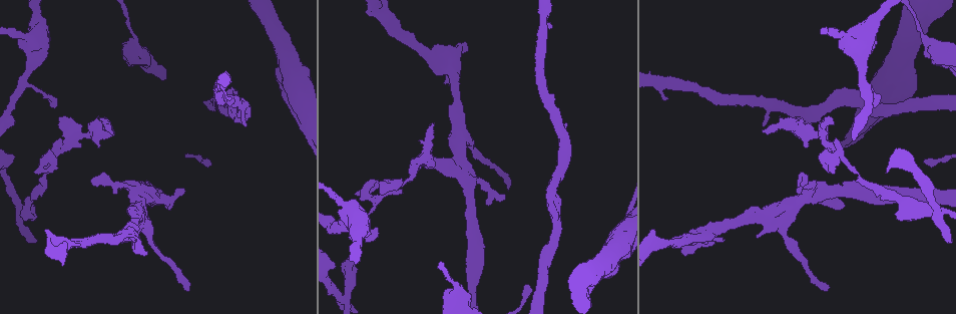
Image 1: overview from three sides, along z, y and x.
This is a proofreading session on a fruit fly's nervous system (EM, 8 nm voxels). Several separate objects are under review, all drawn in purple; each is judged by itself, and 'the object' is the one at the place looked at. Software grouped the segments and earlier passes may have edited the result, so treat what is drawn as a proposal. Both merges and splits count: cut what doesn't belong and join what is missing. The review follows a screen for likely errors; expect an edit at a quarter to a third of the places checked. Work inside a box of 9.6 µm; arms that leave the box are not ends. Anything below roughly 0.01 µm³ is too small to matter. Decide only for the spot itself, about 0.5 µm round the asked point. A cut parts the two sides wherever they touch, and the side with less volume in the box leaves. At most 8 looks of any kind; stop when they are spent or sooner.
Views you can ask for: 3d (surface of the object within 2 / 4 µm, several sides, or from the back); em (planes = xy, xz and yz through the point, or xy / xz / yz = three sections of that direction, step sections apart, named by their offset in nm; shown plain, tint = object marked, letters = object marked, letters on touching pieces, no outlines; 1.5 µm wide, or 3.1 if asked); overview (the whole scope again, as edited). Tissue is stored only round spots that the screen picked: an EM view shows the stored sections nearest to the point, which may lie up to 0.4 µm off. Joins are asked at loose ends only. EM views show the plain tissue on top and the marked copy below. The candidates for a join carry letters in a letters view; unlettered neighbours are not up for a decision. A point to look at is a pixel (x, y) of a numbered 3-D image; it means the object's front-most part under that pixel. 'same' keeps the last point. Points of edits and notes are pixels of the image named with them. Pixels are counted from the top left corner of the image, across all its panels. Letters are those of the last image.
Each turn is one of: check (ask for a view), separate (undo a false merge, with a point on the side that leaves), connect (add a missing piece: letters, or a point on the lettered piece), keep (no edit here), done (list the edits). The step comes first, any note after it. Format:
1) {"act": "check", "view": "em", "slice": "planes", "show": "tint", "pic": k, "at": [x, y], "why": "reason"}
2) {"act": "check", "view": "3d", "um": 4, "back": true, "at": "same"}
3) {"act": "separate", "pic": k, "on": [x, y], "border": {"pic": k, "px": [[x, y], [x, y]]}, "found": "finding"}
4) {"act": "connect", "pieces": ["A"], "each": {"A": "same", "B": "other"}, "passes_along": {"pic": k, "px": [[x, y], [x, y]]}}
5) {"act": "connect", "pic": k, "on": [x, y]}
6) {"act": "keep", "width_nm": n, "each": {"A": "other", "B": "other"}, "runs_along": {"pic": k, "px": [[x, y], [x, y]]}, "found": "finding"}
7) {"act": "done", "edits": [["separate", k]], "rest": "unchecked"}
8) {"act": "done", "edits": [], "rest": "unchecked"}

{"act": "check", "view": "3d", "um": 4, "back": true, "pic": 1, "at": [345, 297], "why": "sharp bend"}

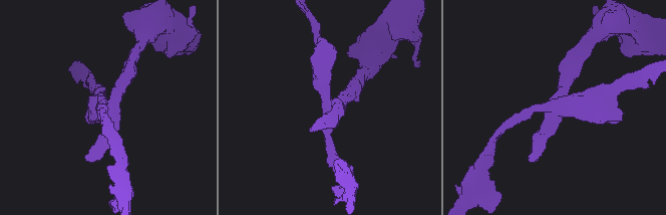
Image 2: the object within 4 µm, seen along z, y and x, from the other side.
{"act": "check", "view": "em", "slice": "xy", "step": 4, "show": "letters", "pic": 2, "at": [554, 106], "why": "shape alone is not enough"}

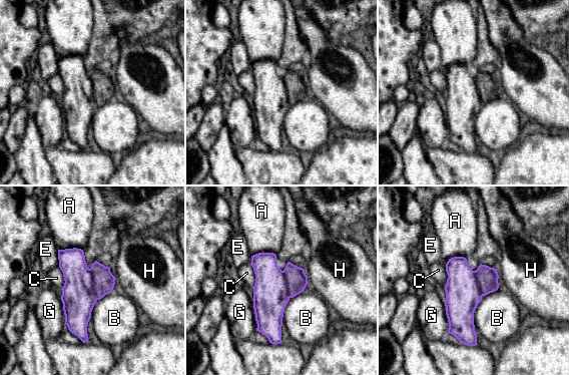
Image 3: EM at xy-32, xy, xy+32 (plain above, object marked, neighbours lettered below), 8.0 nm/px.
{"act": "separate", "pic": 3, "on": [103, 281], "each": {"A": "other", "B": "other", "C": "other", "E": "other", "G": "other", "H": "other"}, "border": {"pic": 3, "px": [[89, 269], [94, 296], [97, 299]]}, "found": "two cells meet here"}

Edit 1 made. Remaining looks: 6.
{"act": "check", "view": "3d", "um": 4, "pic": 1, "at": [343, 225], "why": "side arm on a straight run"}

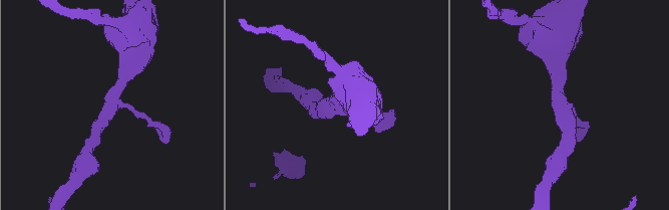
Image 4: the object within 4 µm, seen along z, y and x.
{"act": "check", "view": "em", "slice": "yz", "step": 4, "show": "tint", "pic": 4, "at": [561, 105]}

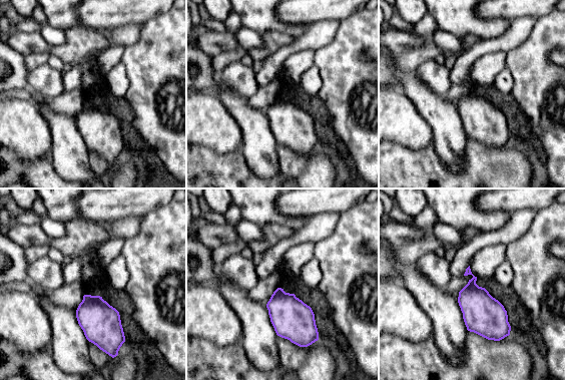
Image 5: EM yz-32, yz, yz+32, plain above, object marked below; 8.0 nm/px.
{"act": "check", "view": "em", "slice": "xy", "step": 4, "show": "letters", "at": "same", "why": "cut it another way"}

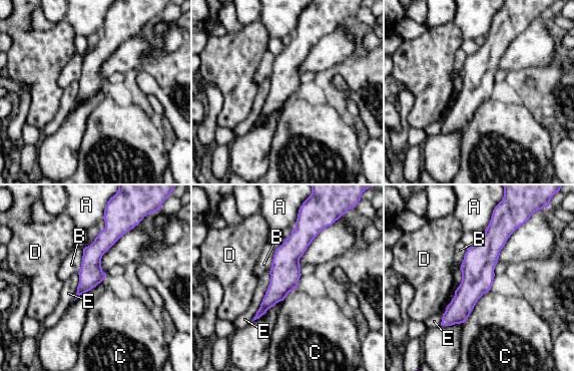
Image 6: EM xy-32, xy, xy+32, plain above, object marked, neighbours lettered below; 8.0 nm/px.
{"act": "keep", "width_nm": 190, "each": {"A": "other", "B": "other", "C": "other", "D": "other", "E": "other"}, "runs_along": {"pic": 6, "px": [[493, 223], [477, 280], [444, 323]]}, "found": "one cell here"}

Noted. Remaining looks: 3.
{"act": "check", "view": "3d", "um": 2, "pic": 1, "at": [446, 65], "why": "calibre changes"}

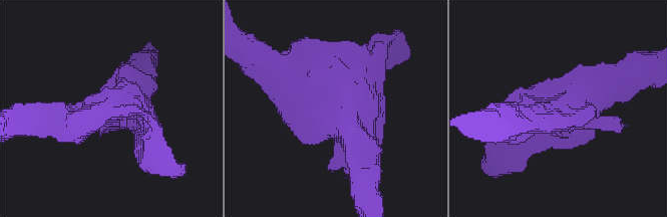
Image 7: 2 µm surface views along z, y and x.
{"act": "check", "view": "em", "slice": "xy", "step": 8, "show": "tint", "pic": 7, "at": [113, 104], "arms": 3, "arm_widths_nm": [180, 260, 300]}

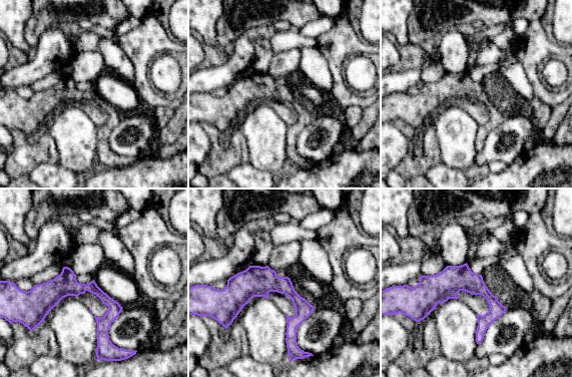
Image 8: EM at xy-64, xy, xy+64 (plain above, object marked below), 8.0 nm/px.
{"act": "check", "view": "em", "slice": "planes", "show": "letters", "at": "same"}

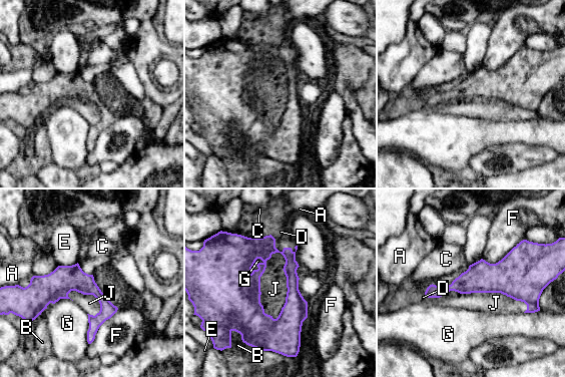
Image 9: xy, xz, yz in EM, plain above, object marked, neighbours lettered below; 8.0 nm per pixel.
{"act": "keep", "width_nm": 220, "each": {"A": "other", "B": "other", "C": "other", "D": "other", "E": "other", "F": "other", "G": "other", "J": "other"}, "runs_along": {"pic": 9, "px": [[5, 294], [86, 285], [114, 309]]}, "found": "all the same cell"}

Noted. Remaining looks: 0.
{"act": "done", "edits": [["separate", 3]], "rest": "unchecked"}

